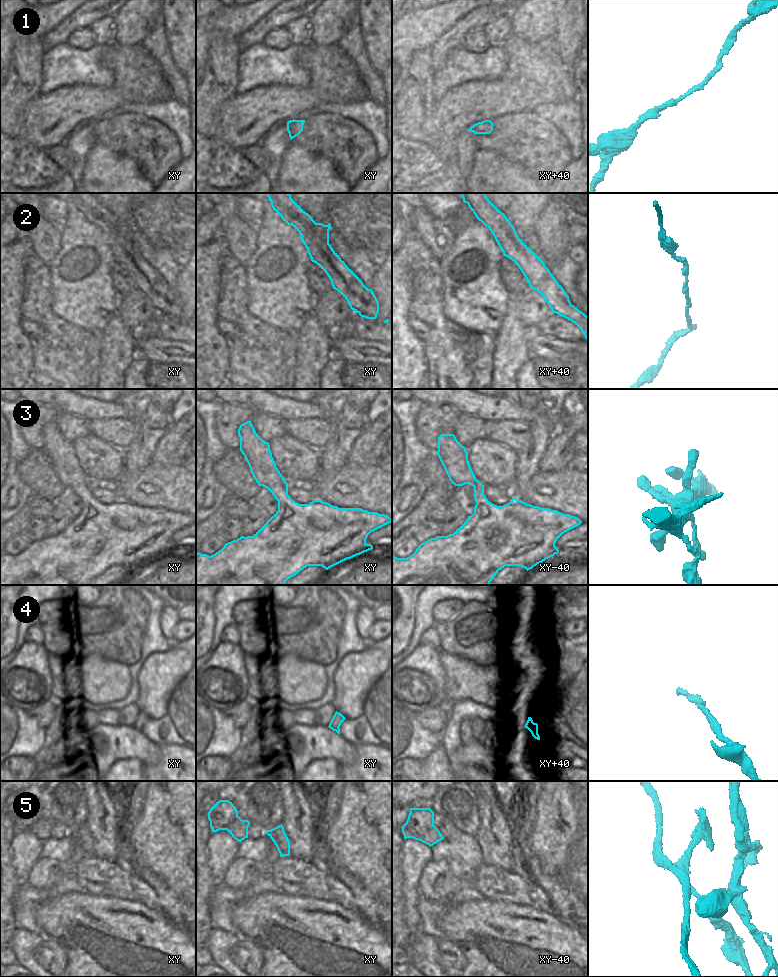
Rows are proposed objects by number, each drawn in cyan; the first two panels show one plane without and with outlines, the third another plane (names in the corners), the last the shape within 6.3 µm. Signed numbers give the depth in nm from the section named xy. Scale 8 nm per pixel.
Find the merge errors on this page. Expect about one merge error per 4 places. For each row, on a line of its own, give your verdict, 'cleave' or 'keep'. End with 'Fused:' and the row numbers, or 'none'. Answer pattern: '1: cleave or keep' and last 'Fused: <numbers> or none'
1: keep
2: keep
3: keep
4: keep
5: cleave
Fused: 5

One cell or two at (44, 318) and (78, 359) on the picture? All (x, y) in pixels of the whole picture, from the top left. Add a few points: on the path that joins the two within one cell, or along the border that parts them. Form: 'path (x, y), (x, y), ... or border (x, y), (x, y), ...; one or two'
path (54, 328), (61, 342), (68, 349); one

